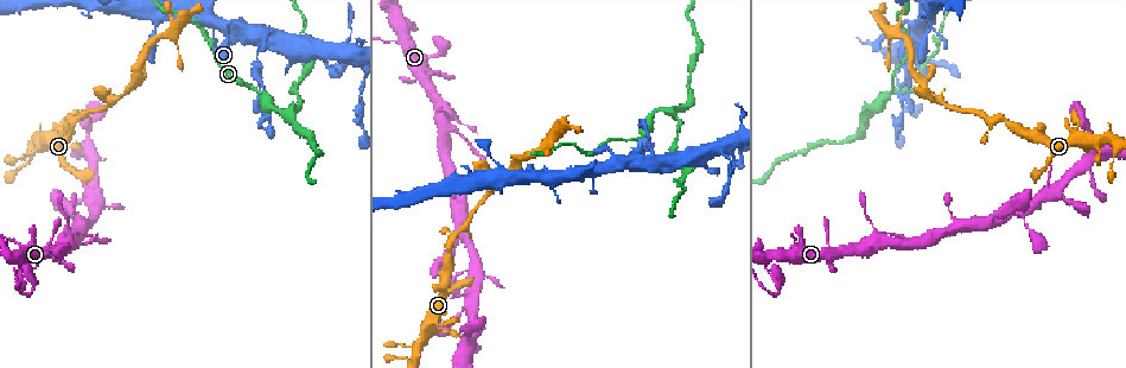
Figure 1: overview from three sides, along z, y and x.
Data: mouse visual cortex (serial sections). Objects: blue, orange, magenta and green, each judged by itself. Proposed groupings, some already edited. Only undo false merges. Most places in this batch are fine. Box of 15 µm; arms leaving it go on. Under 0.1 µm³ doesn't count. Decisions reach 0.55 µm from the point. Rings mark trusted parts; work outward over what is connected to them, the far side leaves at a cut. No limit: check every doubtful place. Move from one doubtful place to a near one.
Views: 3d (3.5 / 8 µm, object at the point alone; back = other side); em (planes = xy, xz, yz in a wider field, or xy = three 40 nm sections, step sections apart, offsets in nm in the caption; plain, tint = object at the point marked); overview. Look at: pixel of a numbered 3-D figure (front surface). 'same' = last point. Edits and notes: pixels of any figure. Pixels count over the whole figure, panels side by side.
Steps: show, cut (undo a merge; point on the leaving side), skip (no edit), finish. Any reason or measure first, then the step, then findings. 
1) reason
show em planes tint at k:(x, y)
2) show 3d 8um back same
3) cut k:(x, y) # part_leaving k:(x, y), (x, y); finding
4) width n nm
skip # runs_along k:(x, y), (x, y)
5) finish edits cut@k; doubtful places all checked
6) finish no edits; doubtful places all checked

three-way junction
show 3d 8um back at 1:(665, 112)

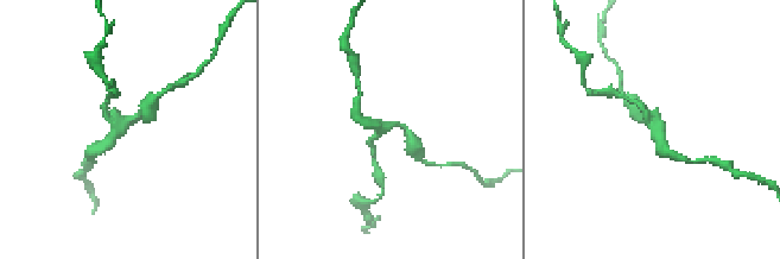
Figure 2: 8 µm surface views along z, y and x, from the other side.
show 3d 3.5um at 2:(119, 123)

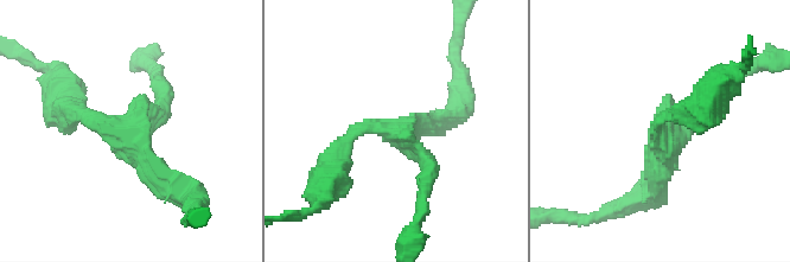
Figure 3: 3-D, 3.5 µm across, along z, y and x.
arms 3; arm_widths 150, 250, 300 nm; need the tissue
show em xy step 1 tint at 3:(388, 129)

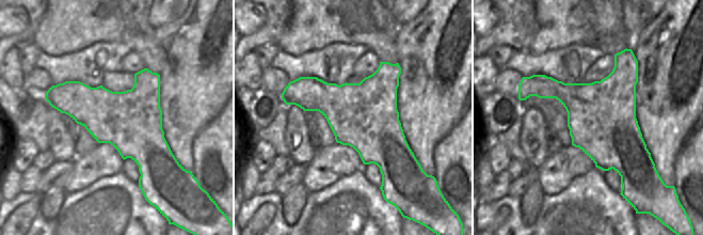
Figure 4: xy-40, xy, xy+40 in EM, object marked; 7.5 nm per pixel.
skip # runs_along 3:(70, 108), (125, 129), (176, 192); all the same cell

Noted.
thick turns thin
show 3d 8um at 1:(914, 46)

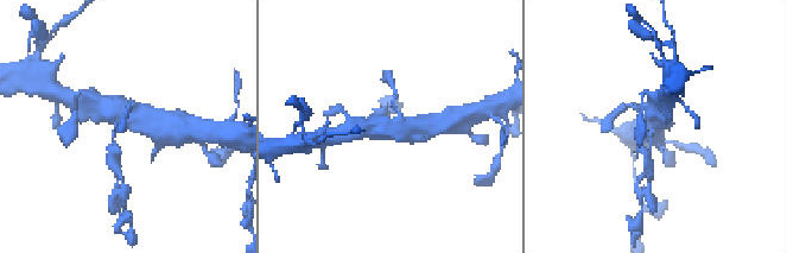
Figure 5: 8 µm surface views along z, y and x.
show 3d 3.5um at 5:(114, 125)

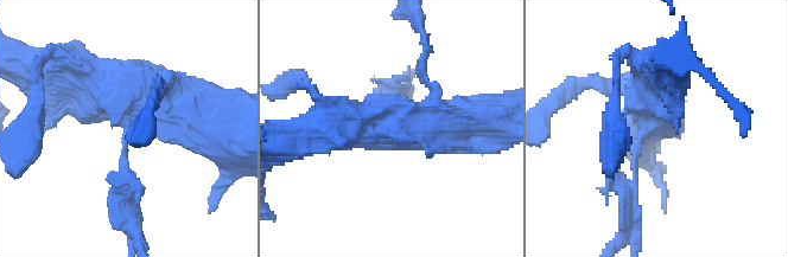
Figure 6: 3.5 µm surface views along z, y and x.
skip # continuous, no second cell

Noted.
calibre changes
show 3d 3.5um at 1:(906, 63)

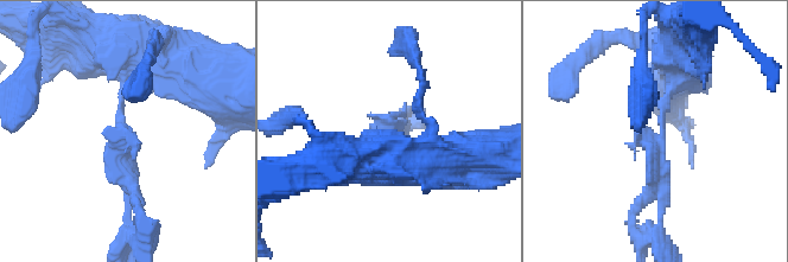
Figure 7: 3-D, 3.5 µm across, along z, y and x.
show em xy step 1 tint at 7:(123, 131)

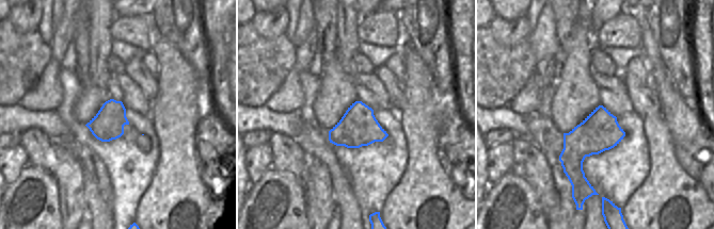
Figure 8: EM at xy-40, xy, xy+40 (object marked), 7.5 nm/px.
cut it another way
show em xy step 2 tint same

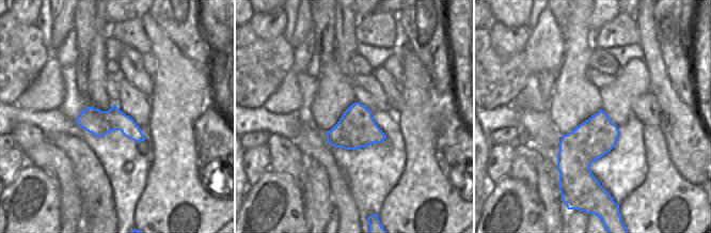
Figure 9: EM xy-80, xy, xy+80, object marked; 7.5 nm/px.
skip # runs_along 7:(684, 57), (637, 206); continuous, no second cell

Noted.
finish no edits; doubtful places all checked

